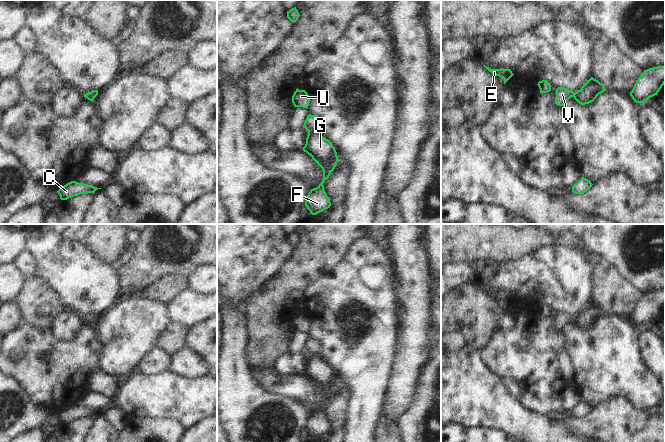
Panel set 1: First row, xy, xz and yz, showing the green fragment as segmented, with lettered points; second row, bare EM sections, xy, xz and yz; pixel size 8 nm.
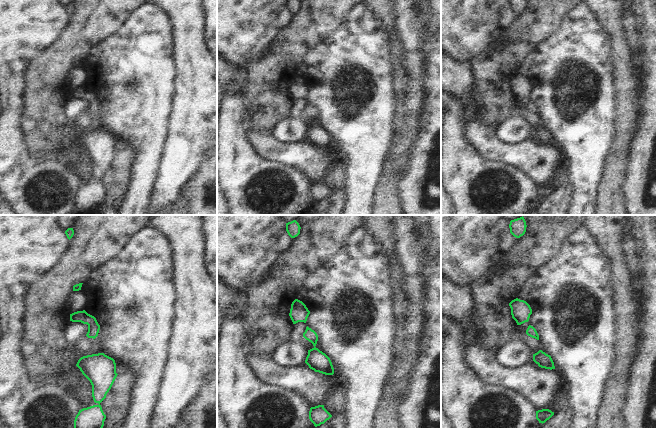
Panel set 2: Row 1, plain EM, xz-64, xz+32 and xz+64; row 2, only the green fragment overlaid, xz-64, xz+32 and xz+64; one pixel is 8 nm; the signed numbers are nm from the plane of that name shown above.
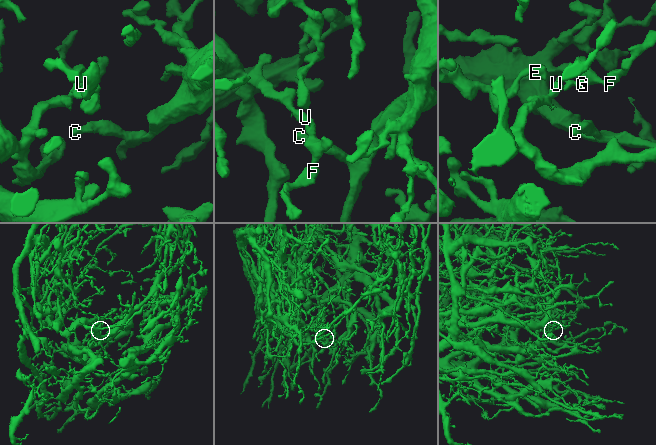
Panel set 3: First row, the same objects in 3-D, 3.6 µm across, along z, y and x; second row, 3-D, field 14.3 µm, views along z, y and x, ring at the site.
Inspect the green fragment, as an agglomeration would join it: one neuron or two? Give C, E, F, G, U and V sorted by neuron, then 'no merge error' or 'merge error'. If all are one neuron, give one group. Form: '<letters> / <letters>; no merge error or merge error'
C E F G U V; no merge error

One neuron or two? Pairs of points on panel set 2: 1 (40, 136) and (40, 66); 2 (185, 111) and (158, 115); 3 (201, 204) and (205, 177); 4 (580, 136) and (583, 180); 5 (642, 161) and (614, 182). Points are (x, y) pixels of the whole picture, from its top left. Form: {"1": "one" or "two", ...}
{"1": "one", "2": "two", "3": "one", "4": "one", "5": "two"}

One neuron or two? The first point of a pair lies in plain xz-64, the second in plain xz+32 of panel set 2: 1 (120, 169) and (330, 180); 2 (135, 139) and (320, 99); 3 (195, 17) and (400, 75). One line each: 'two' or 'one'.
1: one
2: one
3: two

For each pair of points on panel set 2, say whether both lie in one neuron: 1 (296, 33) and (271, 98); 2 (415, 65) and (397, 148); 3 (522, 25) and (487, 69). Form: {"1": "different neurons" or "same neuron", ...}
{"1": "same neuron", "2": "same neuron", "3": "same neuron"}

